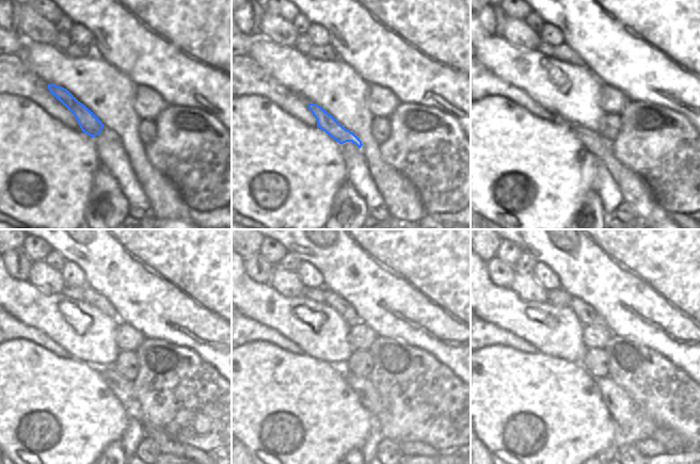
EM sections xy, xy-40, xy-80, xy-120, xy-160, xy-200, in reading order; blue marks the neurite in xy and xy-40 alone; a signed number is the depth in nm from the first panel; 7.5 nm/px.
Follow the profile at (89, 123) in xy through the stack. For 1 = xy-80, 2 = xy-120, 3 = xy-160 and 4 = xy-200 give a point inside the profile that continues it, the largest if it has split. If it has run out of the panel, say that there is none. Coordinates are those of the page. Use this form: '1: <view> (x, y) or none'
1: xy-80 (593, 141)
2: xy-120 (124, 389)
3: xy-160 (363, 386)
4: xy-200 (633, 425)

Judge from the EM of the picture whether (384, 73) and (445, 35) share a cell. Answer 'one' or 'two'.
one

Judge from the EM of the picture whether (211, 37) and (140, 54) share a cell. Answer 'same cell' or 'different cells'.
same cell

